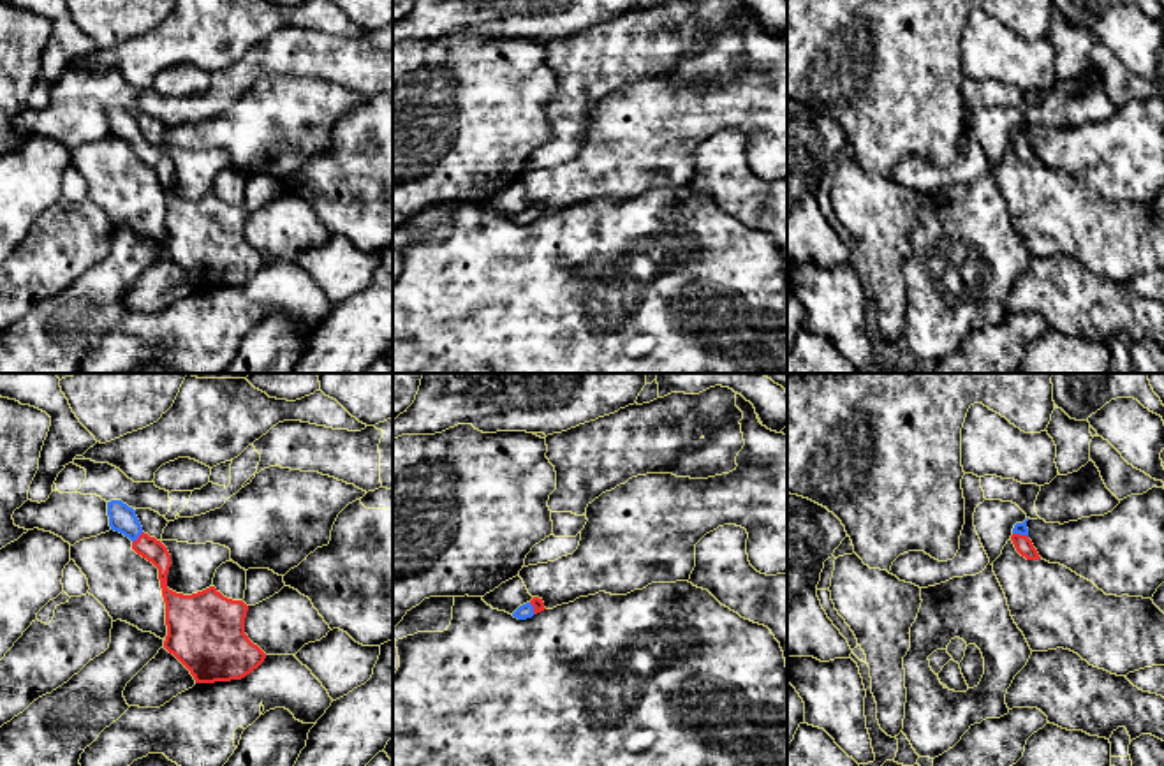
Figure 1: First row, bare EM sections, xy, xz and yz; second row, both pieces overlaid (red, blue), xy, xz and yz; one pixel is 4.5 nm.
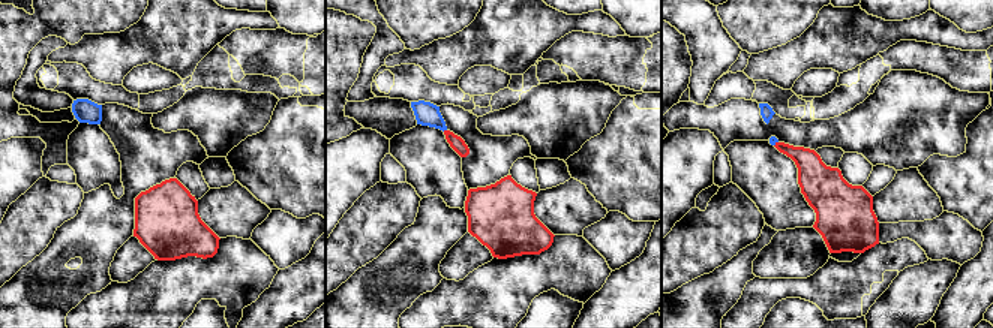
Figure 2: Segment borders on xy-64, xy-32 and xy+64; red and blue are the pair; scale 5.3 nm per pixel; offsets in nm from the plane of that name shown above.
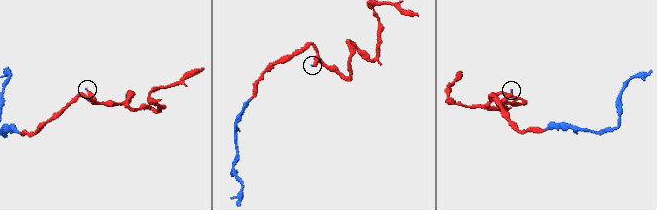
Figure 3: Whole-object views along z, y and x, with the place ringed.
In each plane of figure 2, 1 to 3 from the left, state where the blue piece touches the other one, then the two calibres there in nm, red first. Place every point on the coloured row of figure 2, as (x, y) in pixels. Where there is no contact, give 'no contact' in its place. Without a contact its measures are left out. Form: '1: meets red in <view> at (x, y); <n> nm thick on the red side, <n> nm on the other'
1: no contact
2: no contact
3: meets red in xy+64 at (776, 144); 160 nm thick on the red side, 50 nm on the other

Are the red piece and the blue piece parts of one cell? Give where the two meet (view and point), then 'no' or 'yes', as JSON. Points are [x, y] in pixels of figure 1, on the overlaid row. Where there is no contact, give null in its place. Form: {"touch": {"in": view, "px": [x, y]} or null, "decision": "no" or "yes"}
{"touch": {"in": "xy", "px": [138, 537]}, "decision": "yes"}

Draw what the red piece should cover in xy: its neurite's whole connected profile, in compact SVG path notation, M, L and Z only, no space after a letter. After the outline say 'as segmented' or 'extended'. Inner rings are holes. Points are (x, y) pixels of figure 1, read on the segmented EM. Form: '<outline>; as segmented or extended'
M122 500L107 502L109 527L132 541L132 549L158 569L166 602L164 648L194 676L195 683L241 680L266 653L245 634L248 606L224 597L215 586L183 595L167 588L171 555L143 532L136 511Z; extended

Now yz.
M1028 518L1023 523L1014 525L1011 541L1021 556L1025 556L1027 560L1039 560L1041 556L1028 539L1027 521Z; extended

